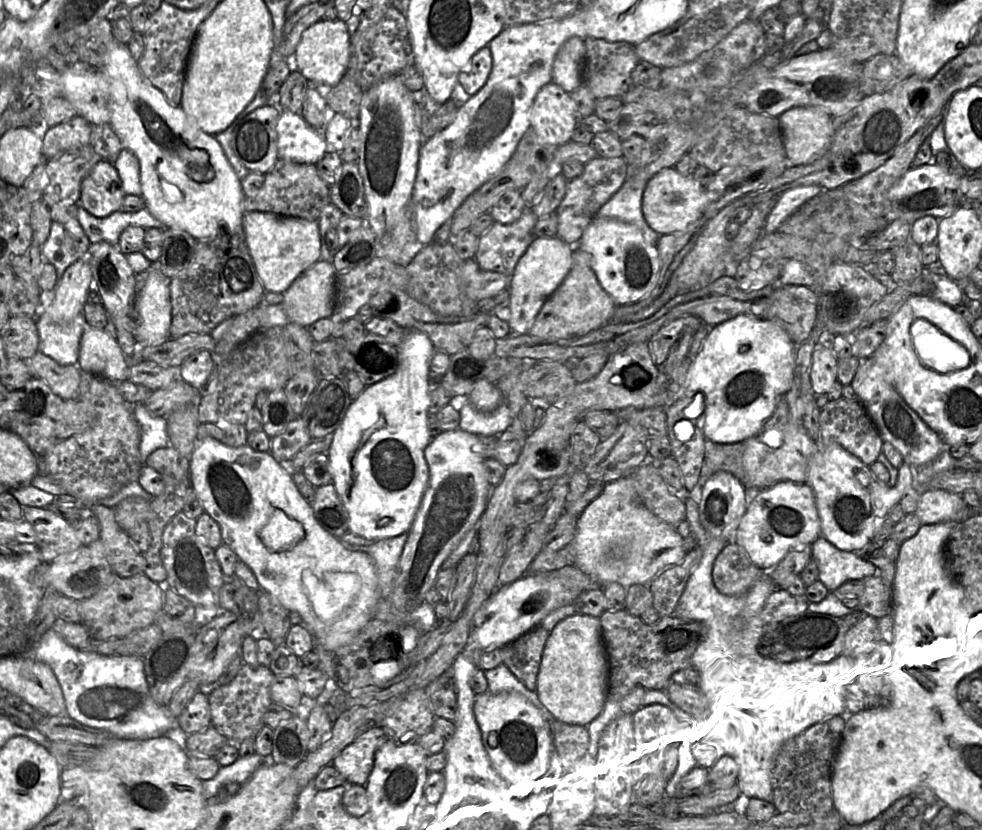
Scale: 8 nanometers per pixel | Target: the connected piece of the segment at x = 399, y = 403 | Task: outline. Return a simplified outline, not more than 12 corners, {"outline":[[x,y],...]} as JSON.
{"outline":[[427,334],[333,432],[349,531],[408,533],[430,474]]}

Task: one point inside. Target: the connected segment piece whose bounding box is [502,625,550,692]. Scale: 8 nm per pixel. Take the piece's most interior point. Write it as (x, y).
(523, 656)

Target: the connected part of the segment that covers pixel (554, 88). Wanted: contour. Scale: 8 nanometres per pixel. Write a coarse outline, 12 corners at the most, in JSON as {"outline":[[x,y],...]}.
{"outline":[[539,90],[530,129],[541,143],[568,143],[577,120],[570,93]]}

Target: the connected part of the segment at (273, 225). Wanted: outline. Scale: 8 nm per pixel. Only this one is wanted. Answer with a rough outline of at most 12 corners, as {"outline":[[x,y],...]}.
{"outline":[[244,215],[266,292],[284,293],[320,259],[317,220]]}

